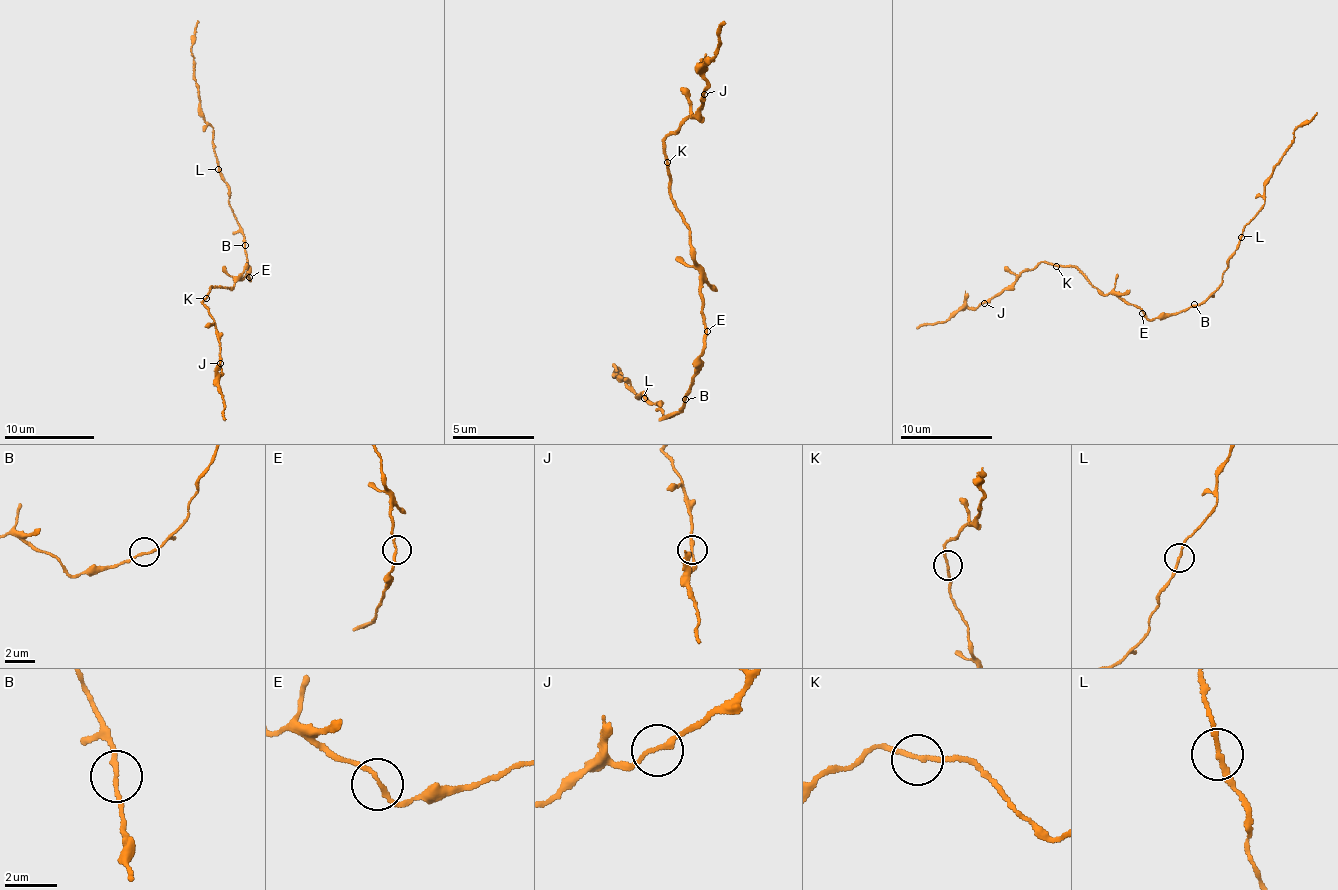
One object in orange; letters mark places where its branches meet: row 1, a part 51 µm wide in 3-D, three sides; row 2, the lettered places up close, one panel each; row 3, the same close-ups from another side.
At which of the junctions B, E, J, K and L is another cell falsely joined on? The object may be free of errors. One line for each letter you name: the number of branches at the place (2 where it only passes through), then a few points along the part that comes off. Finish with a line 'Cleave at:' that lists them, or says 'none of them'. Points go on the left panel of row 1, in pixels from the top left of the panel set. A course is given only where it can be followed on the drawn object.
Cleave at: none of them

